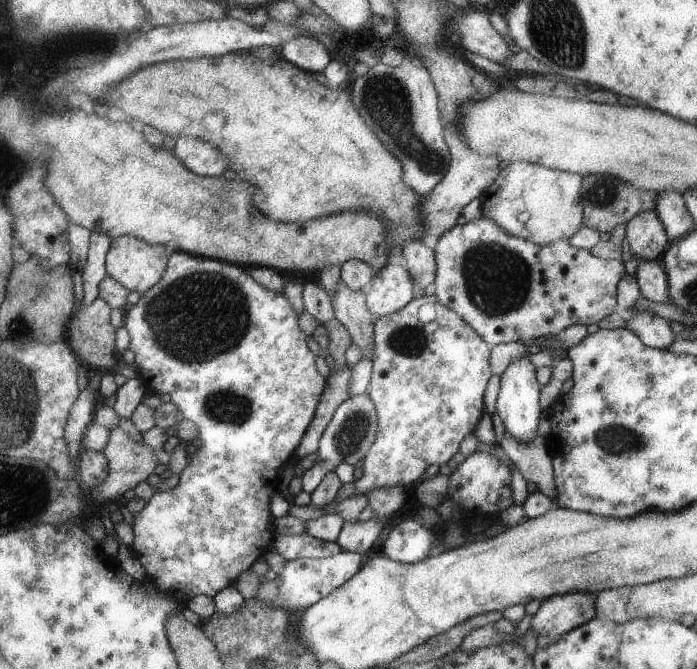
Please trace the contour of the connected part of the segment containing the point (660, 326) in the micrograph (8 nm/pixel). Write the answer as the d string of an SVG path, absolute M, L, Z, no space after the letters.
M632 310L632 317L626 321L627 329L634 331L644 344L652 349L669 350L675 341L676 334L672 331L668 320L648 312Z

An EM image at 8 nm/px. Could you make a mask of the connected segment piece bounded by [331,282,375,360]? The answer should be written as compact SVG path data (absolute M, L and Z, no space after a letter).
M340 282L331 302L335 318L348 330L351 342L360 348L363 359L371 360L375 352L374 316L367 307L366 291L349 290Z

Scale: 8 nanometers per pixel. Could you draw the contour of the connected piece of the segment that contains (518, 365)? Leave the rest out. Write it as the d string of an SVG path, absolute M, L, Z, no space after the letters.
M526 354L523 358L510 364L510 367L500 376L501 386L495 413L499 414L505 432L522 443L530 443L535 440L543 413L542 387L538 380L538 370L534 369L529 362L529 356L530 354Z

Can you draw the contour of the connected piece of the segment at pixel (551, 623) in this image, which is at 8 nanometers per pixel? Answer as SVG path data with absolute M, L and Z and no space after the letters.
M574 592L544 600L534 618L531 630L535 639L549 636L552 639L562 637L589 622L595 614L595 595L593 593Z

